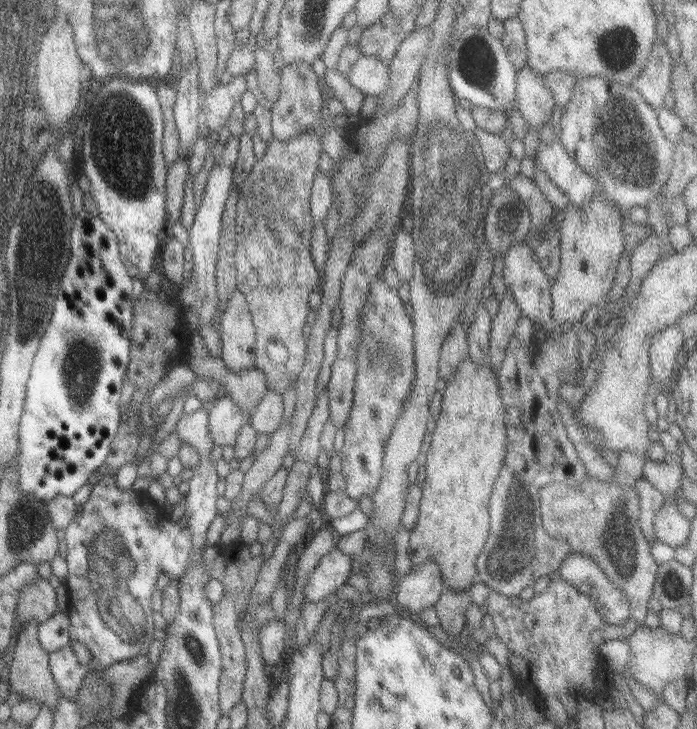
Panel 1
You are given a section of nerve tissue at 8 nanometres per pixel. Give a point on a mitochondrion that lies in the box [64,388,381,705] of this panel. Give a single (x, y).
(108, 557)

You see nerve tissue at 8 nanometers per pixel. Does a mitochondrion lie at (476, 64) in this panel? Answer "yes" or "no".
yes

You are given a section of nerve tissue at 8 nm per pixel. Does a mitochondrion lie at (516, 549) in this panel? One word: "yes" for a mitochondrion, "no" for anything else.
yes

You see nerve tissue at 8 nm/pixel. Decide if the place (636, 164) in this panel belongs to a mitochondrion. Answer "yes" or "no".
yes

